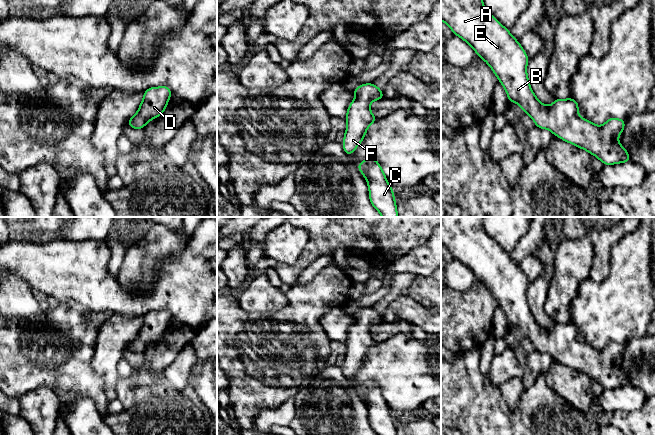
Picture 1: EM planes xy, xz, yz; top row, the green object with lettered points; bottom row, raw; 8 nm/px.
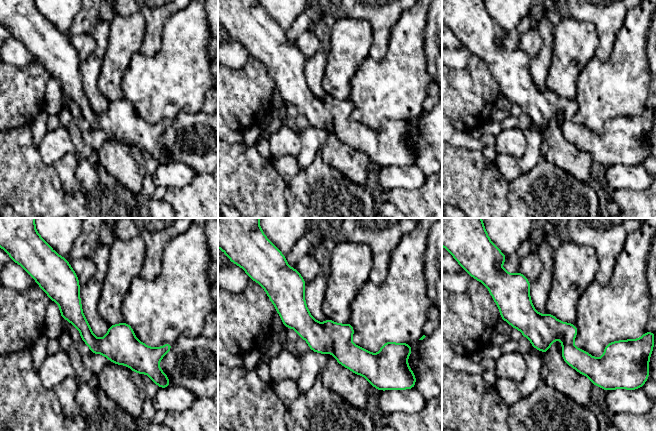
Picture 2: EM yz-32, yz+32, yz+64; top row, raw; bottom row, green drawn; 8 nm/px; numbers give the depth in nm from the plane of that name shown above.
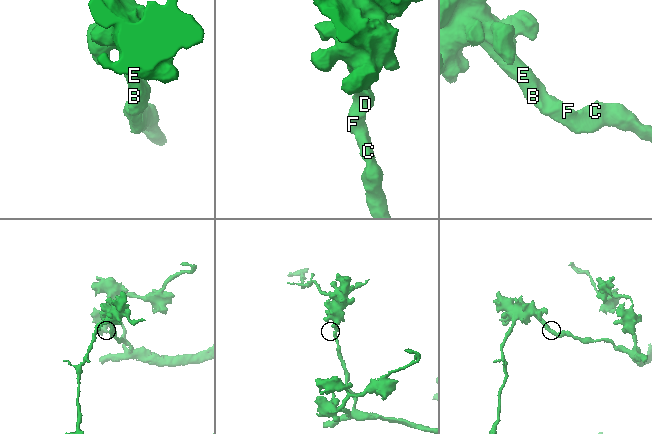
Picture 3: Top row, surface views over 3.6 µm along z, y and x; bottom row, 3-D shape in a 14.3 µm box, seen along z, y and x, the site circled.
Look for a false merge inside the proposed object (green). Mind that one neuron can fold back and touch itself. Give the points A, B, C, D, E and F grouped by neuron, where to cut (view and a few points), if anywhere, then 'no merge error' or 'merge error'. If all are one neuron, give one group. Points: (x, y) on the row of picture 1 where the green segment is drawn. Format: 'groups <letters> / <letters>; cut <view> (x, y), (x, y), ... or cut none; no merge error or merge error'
groups A B C D E F; cut none; no merge error

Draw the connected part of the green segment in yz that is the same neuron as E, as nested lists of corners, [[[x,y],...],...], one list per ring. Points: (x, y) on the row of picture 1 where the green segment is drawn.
[[[441,0],[441,21],[444,21],[454,35],[467,42],[492,69],[504,87],[510,103],[520,105],[534,121],[536,127],[549,129],[560,139],[584,149],[596,156],[604,165],[631,162],[629,153],[618,142],[624,130],[625,120],[609,118],[602,126],[578,115],[579,105],[572,97],[555,99],[550,106],[541,103],[530,87],[527,76],[528,56],[518,40],[485,8],[482,0]]]

